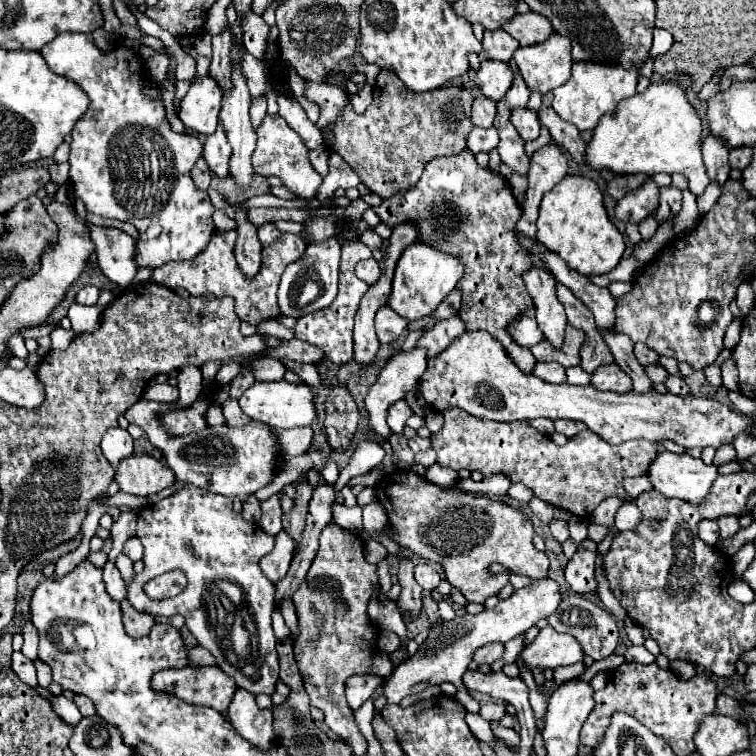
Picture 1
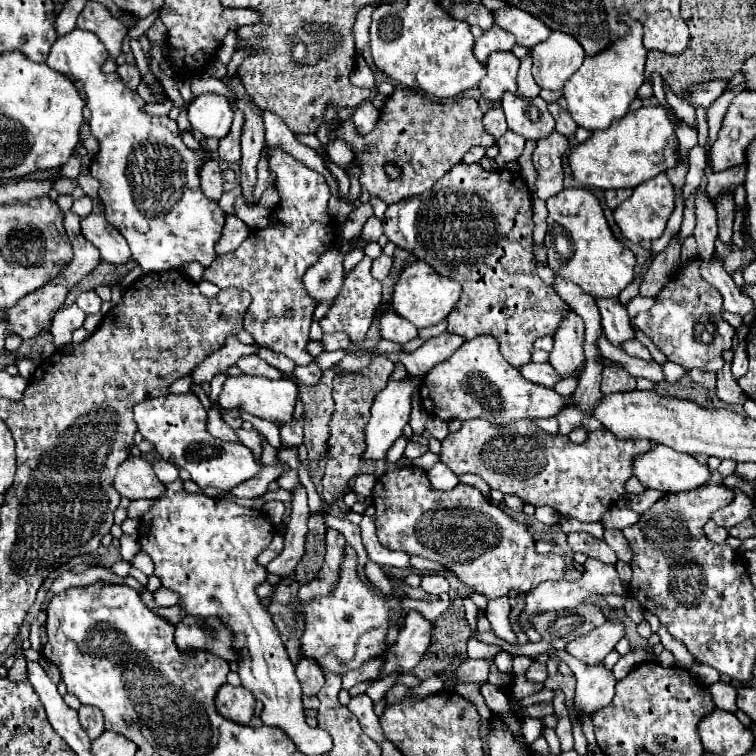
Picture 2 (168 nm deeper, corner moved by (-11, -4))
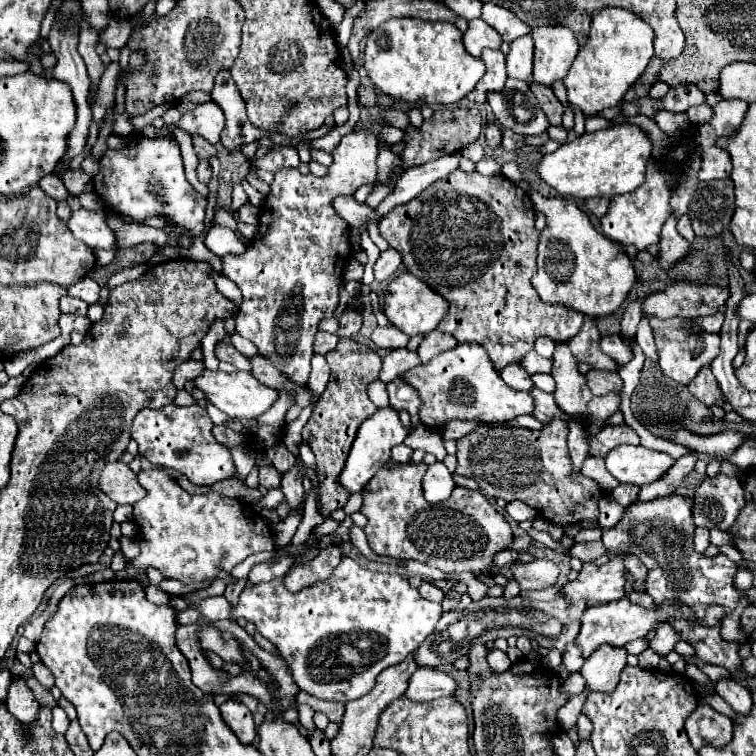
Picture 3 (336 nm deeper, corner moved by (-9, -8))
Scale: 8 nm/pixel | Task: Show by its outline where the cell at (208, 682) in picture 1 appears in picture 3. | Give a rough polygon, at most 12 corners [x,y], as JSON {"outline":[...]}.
{"outline":[[236,700],[220,706],[224,722],[240,742],[252,744],[252,712]]}

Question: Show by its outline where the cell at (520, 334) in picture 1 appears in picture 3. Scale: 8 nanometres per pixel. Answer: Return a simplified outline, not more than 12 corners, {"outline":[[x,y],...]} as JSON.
{"outline":[[538,338],[534,350],[544,358],[552,358],[554,344],[550,338]]}

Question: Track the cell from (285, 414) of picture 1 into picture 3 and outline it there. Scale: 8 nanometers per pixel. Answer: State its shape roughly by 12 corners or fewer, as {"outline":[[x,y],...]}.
{"outline":[[204,370],[192,384],[230,418],[256,418],[278,398],[250,372]]}

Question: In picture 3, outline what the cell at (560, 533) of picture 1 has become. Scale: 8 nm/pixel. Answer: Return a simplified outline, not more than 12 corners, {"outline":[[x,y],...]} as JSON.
{"outline":[[600,540],[574,544],[570,556],[592,562],[604,554]]}

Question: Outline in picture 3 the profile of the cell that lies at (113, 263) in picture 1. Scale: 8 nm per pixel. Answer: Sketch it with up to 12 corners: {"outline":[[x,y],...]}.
{"outline":[[80,208],[68,228],[92,250],[114,246],[104,212]]}

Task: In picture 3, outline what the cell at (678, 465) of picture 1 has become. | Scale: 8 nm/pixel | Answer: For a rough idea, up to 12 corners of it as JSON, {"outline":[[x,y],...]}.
{"outline":[[622,444],[604,462],[616,480],[646,486],[674,458],[644,446]]}

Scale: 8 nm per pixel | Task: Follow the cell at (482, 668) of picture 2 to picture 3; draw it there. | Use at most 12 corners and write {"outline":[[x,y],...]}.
{"outline":[[418,668],[406,690],[414,702],[452,696],[456,680],[436,668]]}

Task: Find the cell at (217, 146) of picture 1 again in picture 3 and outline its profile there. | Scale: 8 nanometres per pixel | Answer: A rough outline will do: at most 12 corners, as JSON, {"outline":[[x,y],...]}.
{"outline":[[228,70],[216,76],[212,100],[222,108],[228,152],[266,136],[248,122]]}

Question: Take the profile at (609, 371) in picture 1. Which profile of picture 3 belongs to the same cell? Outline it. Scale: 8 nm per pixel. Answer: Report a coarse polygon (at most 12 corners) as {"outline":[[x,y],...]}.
{"outline":[[588,370],[594,396],[622,390],[622,380],[610,370]]}

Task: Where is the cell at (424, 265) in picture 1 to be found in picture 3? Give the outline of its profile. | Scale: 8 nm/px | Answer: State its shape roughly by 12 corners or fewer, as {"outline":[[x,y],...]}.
{"outline":[[408,272],[394,278],[384,314],[408,336],[432,332],[448,302]]}

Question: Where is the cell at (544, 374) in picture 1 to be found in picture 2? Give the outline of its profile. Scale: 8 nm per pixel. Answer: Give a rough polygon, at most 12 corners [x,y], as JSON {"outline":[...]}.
{"outline":[[550,362],[524,364],[522,376],[534,384],[556,386],[562,378]]}

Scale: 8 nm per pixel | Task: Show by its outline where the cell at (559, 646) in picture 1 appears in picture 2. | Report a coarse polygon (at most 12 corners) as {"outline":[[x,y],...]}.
{"outline":[[608,620],[568,642],[566,652],[596,666],[616,646],[624,626]]}

